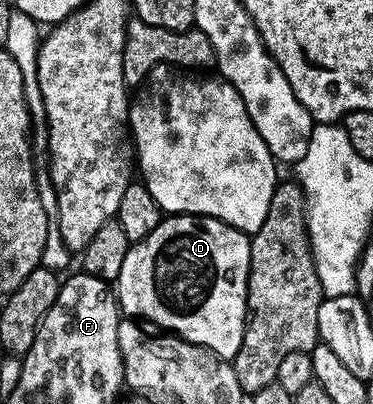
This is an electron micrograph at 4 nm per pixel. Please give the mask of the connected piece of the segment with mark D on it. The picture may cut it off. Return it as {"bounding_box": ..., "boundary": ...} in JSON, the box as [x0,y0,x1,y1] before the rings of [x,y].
{"bounding_box":[114,215,251,359],"boundary":[[[168,215],[161,218],[154,233],[131,244],[126,261],[122,261],[122,273],[118,273],[114,280],[116,301],[121,312],[128,317],[149,319],[160,326],[157,328],[175,333],[187,343],[205,347],[220,359],[235,359],[242,345],[244,322],[248,319],[251,244],[251,238],[245,232],[208,215]]]}

